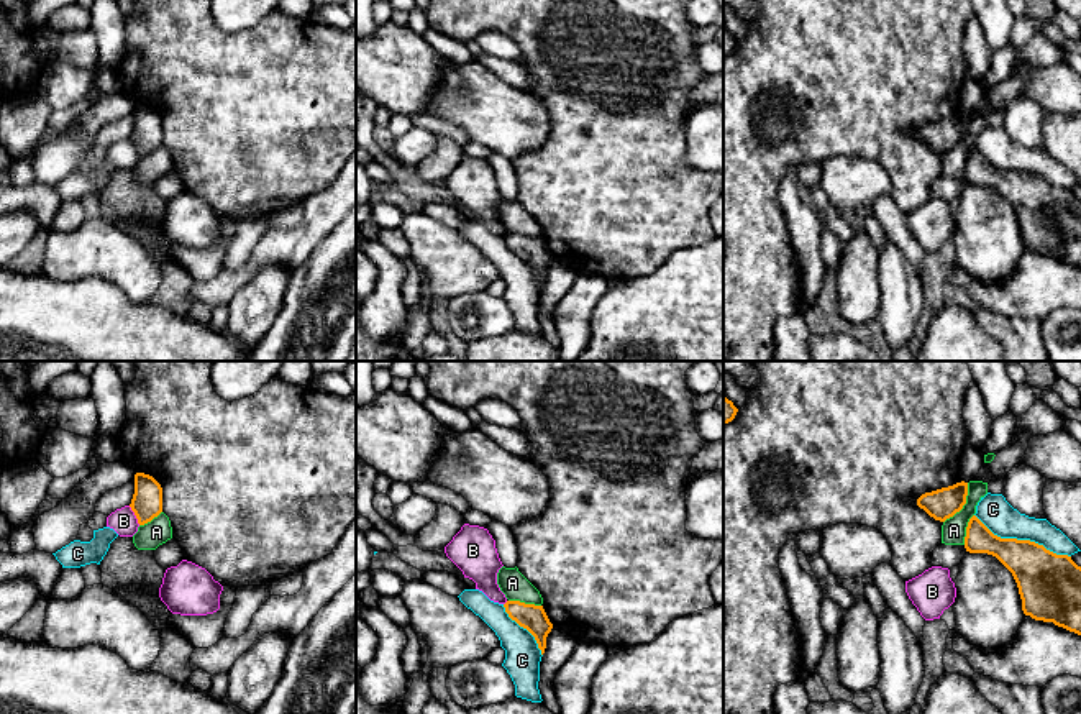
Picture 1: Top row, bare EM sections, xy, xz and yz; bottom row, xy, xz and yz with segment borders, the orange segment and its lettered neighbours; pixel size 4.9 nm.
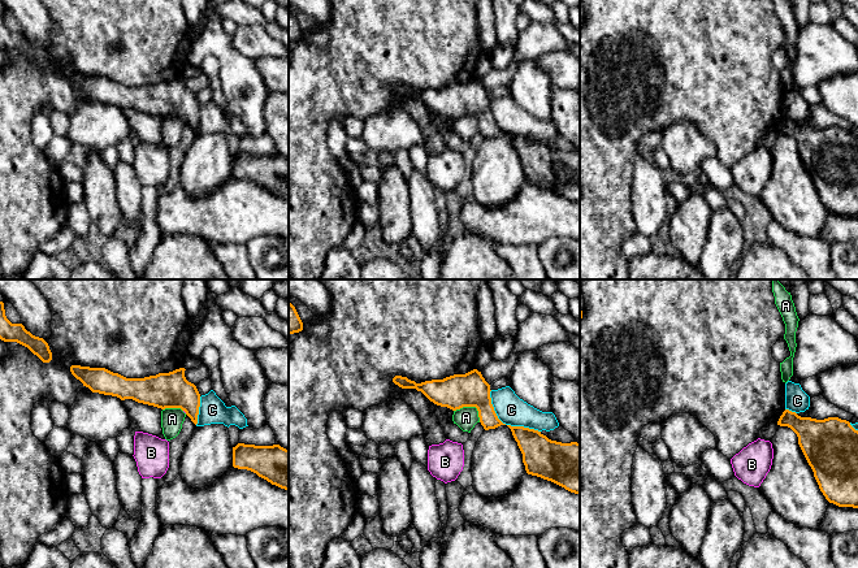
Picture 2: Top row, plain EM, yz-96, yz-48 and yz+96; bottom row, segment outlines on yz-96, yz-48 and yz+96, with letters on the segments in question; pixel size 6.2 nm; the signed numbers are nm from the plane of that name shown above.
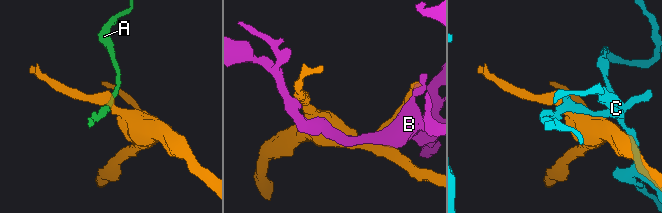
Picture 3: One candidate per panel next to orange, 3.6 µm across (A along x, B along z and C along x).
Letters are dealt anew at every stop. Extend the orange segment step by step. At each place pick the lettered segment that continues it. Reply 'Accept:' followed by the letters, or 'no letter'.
Accept: no letter

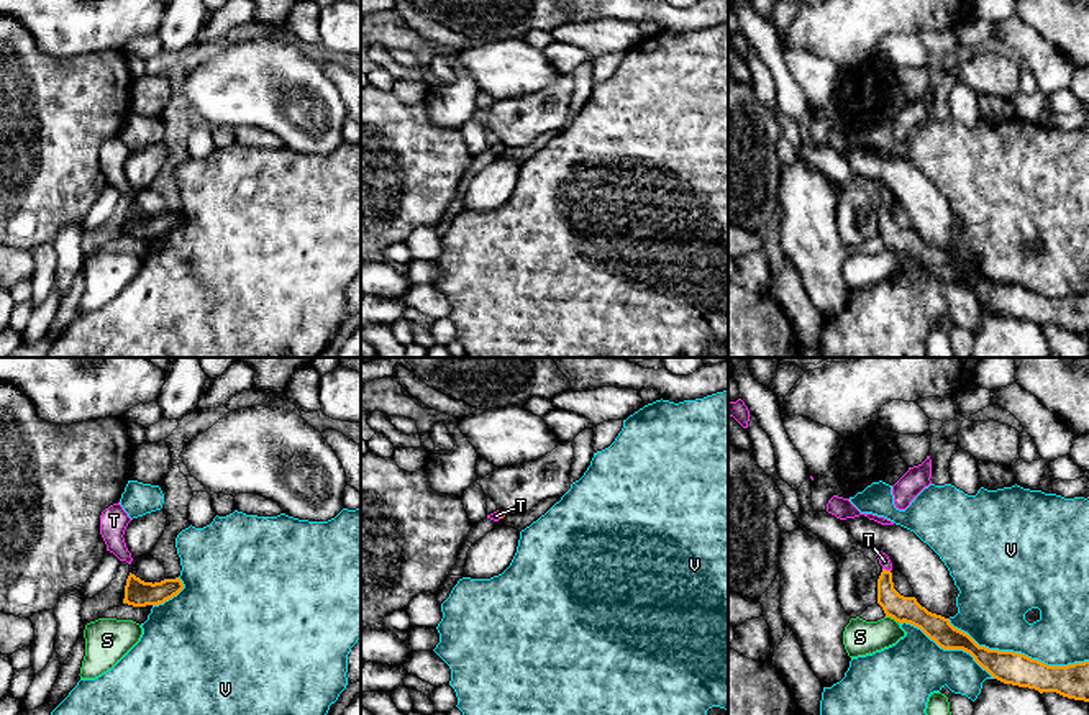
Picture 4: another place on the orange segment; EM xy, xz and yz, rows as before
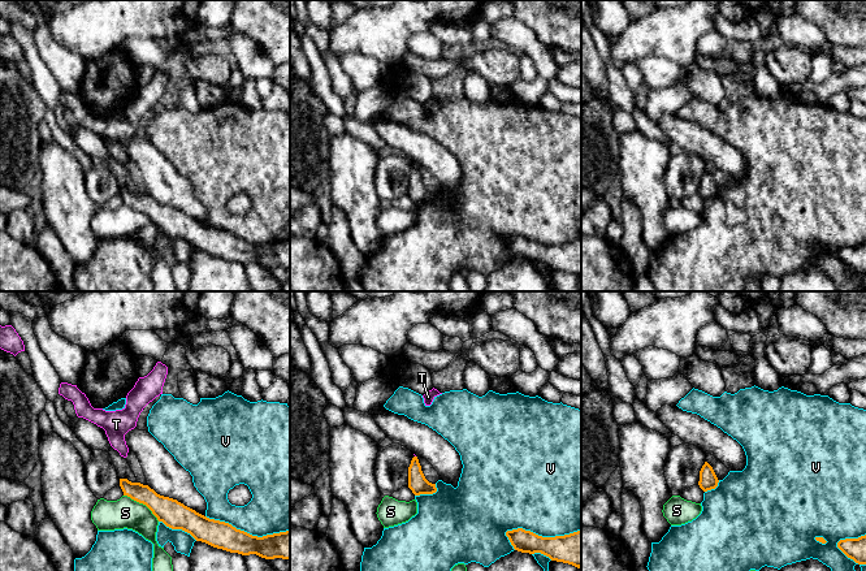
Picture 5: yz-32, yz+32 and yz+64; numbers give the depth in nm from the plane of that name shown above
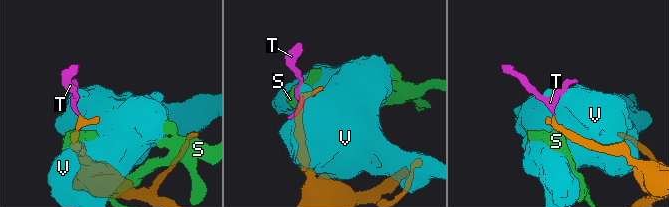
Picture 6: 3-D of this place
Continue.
Accept: T

